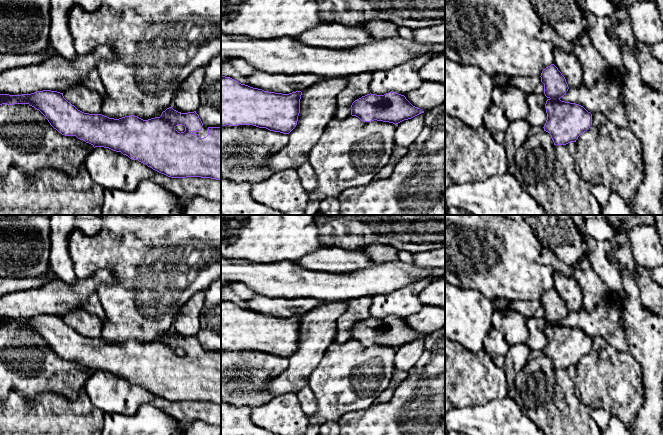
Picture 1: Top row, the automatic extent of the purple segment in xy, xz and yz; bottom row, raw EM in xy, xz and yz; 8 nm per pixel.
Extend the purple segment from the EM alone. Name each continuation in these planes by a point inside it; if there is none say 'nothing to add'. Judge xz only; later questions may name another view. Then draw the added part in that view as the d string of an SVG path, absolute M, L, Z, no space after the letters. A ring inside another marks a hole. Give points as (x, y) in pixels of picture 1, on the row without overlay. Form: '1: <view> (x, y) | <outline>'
nothing to add

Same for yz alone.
nothing to add

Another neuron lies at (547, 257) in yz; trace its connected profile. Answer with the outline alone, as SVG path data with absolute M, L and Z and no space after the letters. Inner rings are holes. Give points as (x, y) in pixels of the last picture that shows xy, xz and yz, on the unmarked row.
M543 247L542 252L538 258L540 264L551 267L554 271L560 272L564 275L571 276L572 268L561 261L549 248Z

